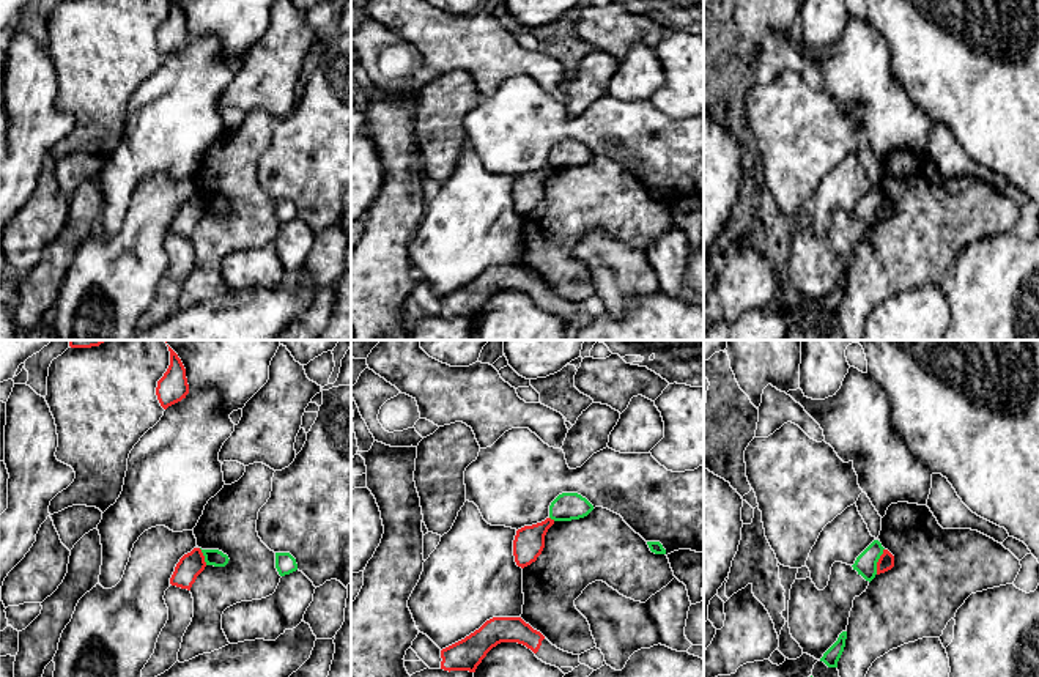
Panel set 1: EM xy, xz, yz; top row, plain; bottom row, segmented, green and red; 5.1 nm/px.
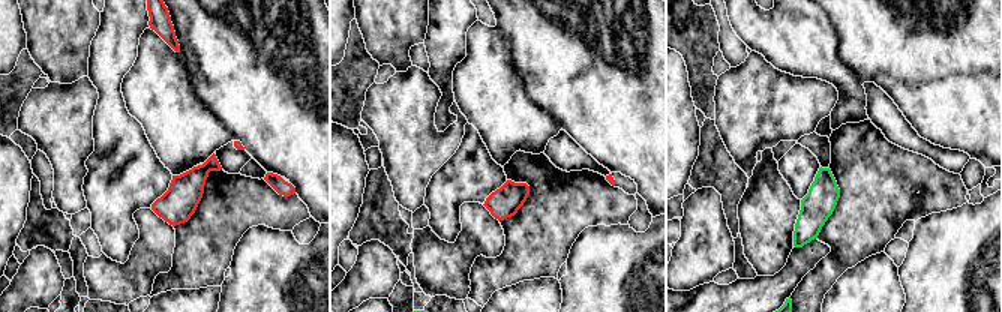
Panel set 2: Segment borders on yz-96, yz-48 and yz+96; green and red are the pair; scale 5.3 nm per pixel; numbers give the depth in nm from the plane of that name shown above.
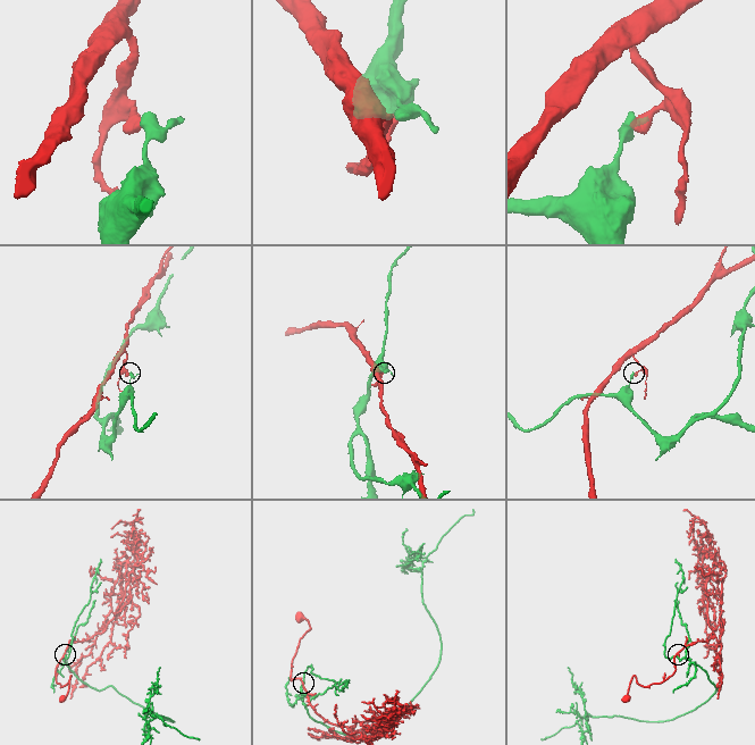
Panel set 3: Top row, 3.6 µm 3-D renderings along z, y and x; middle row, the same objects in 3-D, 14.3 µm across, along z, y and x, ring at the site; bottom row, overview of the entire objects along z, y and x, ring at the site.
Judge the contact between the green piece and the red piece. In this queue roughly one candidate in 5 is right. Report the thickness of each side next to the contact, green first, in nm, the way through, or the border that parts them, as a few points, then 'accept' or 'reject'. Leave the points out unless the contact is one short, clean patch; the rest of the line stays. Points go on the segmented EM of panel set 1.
110/80 nm | along yz (883, 548), (876, 573) | reject

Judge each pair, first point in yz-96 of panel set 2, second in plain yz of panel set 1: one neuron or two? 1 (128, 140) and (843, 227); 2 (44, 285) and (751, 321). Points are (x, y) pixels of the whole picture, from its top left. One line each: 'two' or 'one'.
1: two
2: two

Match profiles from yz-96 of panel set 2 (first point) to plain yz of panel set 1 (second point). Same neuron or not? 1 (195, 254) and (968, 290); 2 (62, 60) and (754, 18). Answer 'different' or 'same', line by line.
1: different
2: same

